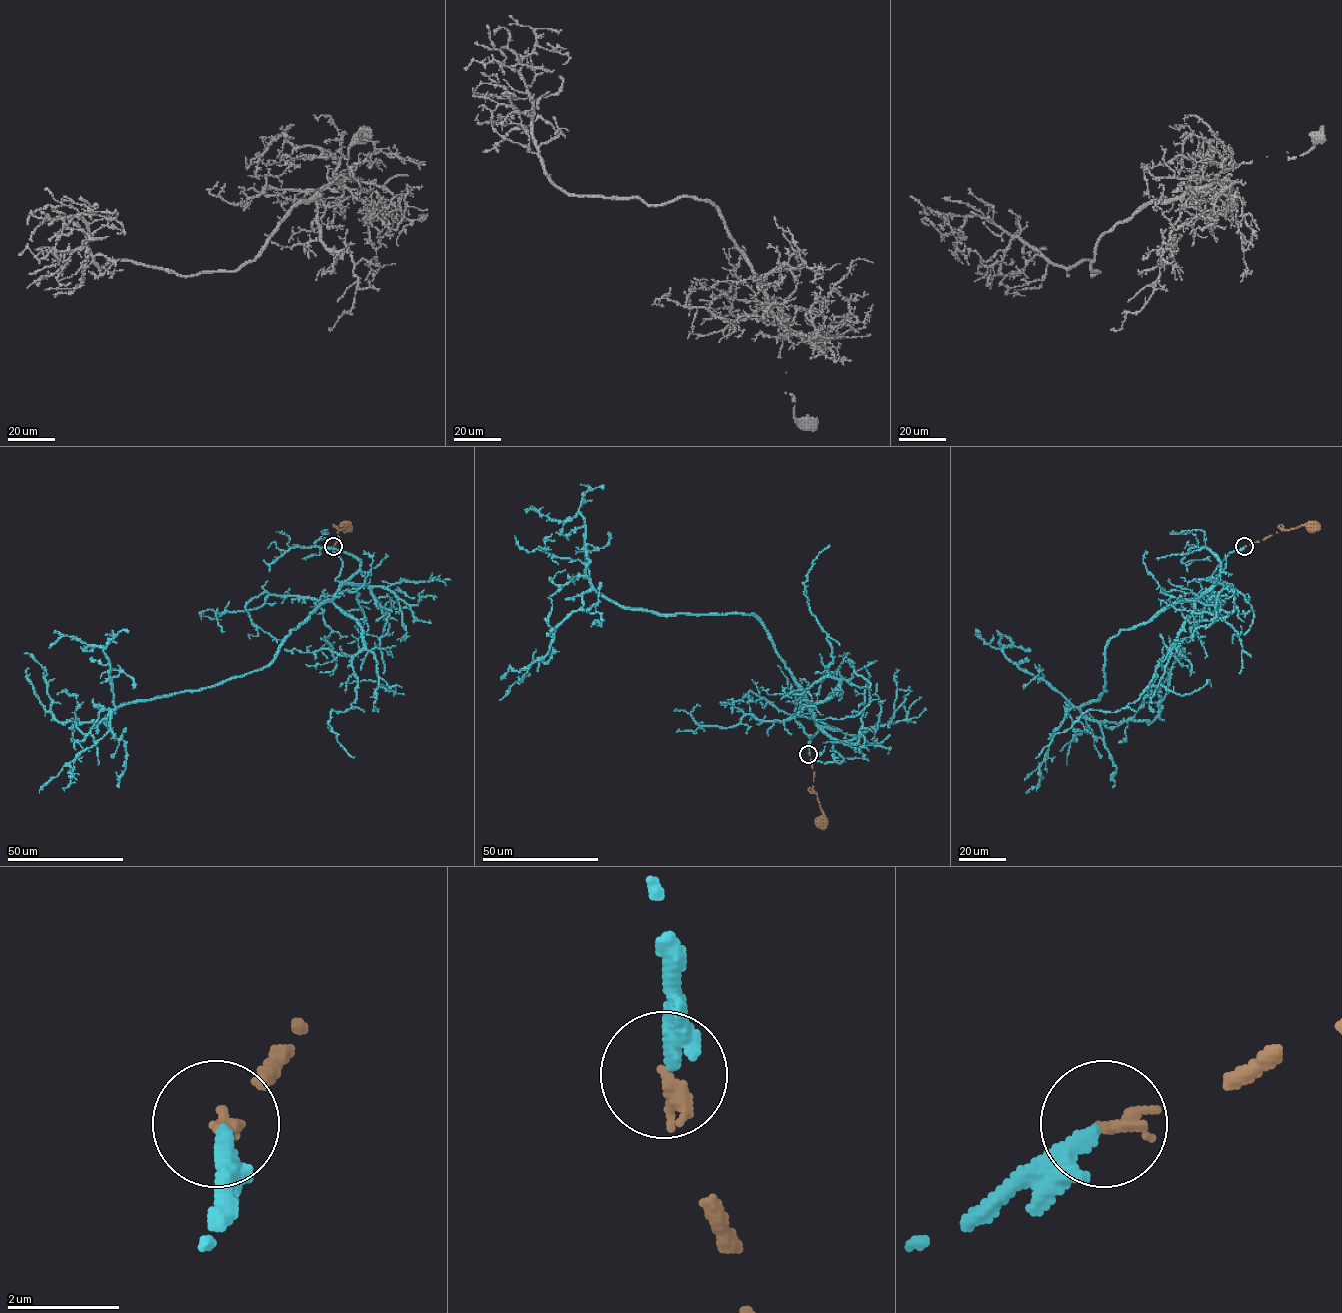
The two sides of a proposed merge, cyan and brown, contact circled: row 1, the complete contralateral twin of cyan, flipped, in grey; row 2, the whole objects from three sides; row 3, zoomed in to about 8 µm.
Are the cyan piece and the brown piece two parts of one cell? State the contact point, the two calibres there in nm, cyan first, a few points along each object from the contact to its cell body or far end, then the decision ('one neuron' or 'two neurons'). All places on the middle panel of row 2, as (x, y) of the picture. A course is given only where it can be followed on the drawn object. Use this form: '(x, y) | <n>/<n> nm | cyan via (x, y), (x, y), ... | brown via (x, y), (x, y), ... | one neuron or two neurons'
(808, 754) | 320/240 nm | cyan via (808, 753), (817, 726), (804, 691), (753, 614), (660, 614), (585, 591), (549, 651), (499, 701) | brown via (808, 753), (814, 774), (813, 786), (823, 813), (817, 820), (821, 823) | one neuron

